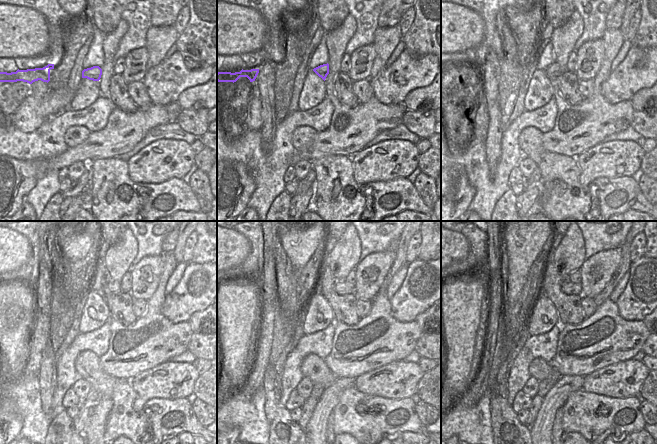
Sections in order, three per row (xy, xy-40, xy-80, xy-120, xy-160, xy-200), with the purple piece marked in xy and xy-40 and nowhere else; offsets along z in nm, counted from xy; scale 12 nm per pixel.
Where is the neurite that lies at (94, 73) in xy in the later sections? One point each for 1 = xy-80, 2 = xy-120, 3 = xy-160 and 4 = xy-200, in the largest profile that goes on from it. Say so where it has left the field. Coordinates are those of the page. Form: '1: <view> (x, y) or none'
1: xy-80 (554, 70)
2: xy-120 (112, 288)
3: xy-160 (342, 287)
4: xy-200 (568, 287)

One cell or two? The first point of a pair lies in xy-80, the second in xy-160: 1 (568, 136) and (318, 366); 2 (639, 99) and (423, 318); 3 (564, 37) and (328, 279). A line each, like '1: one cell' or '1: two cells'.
1: two cells
2: one cell
3: two cells

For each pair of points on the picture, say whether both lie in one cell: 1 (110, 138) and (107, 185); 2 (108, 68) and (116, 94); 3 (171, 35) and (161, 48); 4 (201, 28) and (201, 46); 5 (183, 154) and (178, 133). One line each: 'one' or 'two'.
1: two
2: two
3: one
4: one
5: two

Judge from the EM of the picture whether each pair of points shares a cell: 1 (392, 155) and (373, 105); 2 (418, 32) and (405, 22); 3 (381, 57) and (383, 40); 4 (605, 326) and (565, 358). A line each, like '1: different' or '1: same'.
1: different
2: different
3: same
4: same

